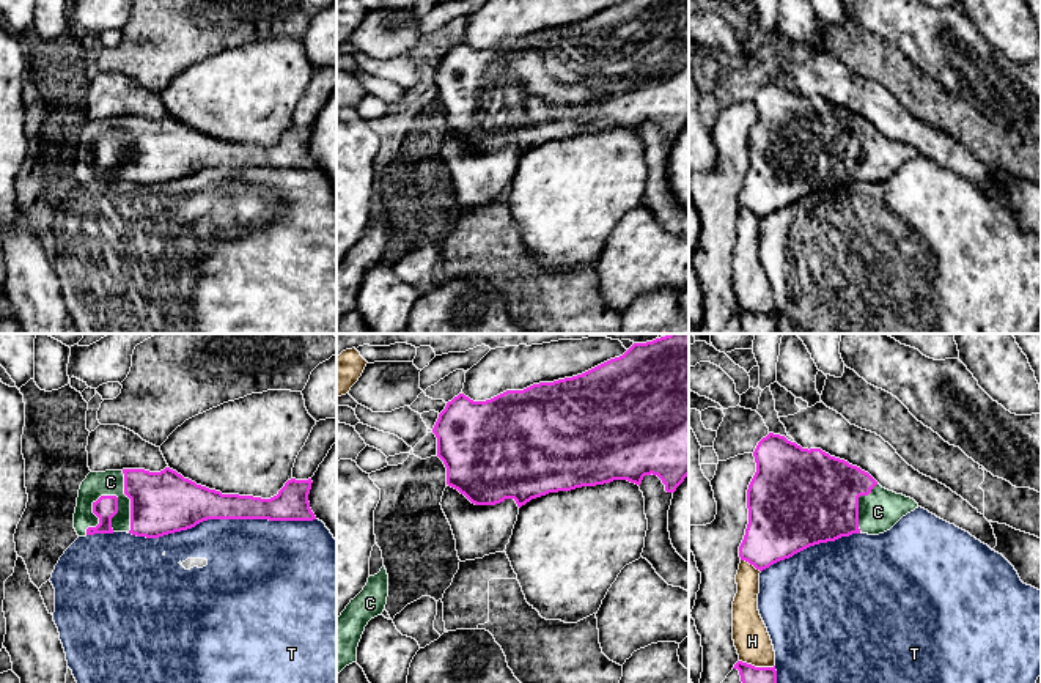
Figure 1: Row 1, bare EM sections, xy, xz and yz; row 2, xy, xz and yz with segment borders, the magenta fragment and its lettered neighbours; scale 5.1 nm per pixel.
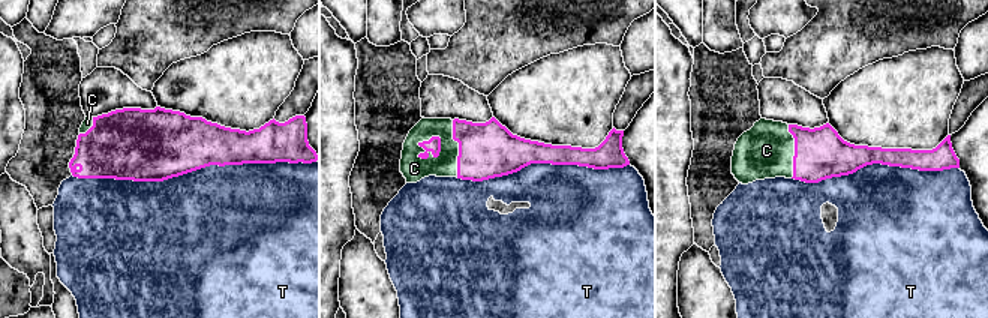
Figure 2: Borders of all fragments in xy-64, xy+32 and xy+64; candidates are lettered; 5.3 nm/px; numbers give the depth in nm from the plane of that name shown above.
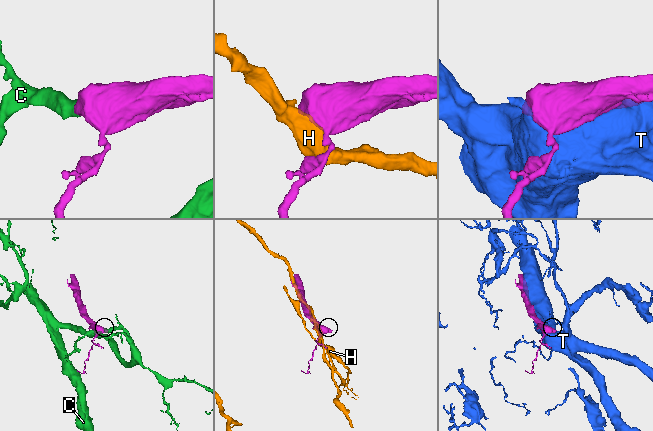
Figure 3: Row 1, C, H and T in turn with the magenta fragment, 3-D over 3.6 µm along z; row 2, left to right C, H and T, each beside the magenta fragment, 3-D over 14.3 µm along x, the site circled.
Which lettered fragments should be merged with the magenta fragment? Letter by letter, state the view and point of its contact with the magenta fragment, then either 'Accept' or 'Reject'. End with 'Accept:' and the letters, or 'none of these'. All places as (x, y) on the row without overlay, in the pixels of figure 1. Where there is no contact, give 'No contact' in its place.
C: Touches magenta at xy (93, 158). Accept
H: Touches magenta at yz (750, 211). Reject
T: Touches magenta at xy (222, 166). Reject
Accept: C

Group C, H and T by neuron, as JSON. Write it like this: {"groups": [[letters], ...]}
{"groups": [["C"], ["H"], ["T"]]}

